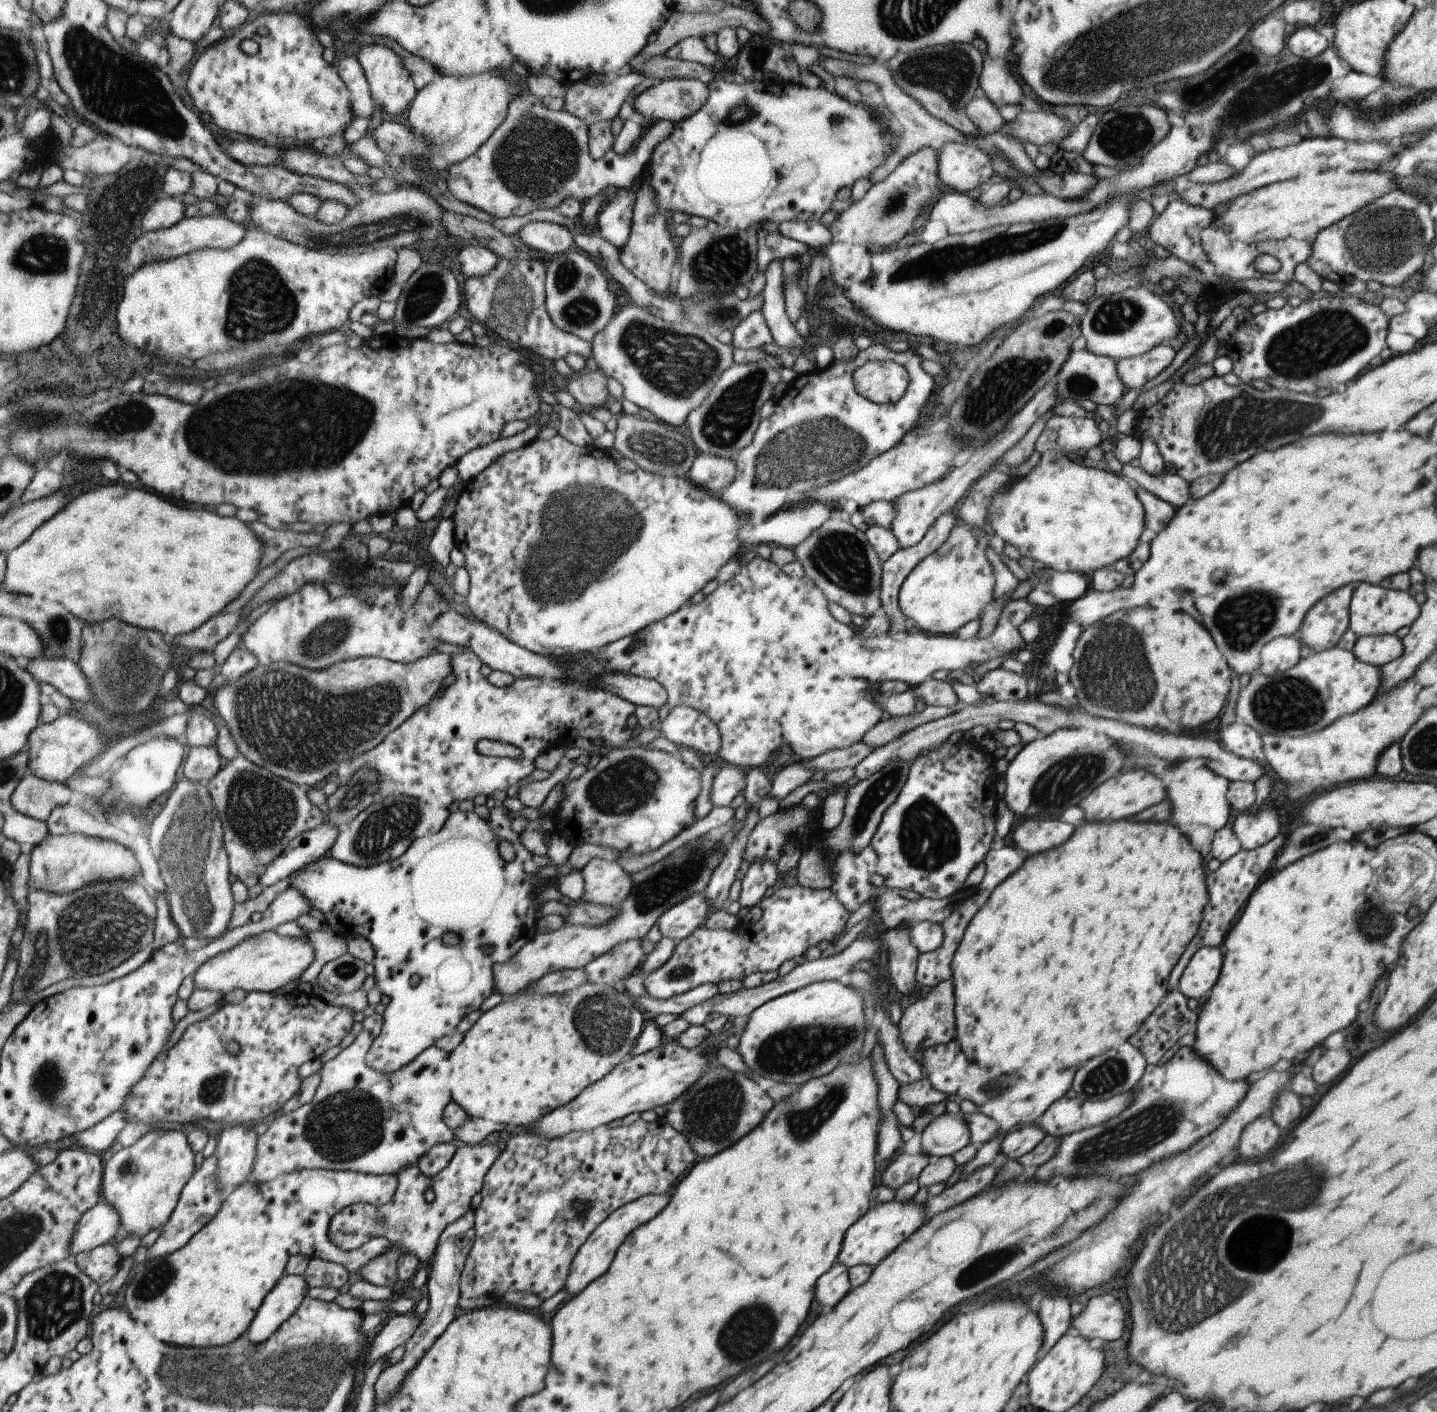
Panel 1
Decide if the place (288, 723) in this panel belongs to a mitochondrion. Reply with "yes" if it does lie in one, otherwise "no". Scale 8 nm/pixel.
yes

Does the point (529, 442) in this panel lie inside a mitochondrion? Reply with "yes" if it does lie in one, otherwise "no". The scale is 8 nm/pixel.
no

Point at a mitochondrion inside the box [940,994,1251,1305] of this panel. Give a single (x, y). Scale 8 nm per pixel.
(1140, 1133)

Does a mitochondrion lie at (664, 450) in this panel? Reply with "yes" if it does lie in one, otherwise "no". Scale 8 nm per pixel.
yes

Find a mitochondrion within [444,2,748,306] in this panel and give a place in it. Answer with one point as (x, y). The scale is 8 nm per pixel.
(538, 156)

